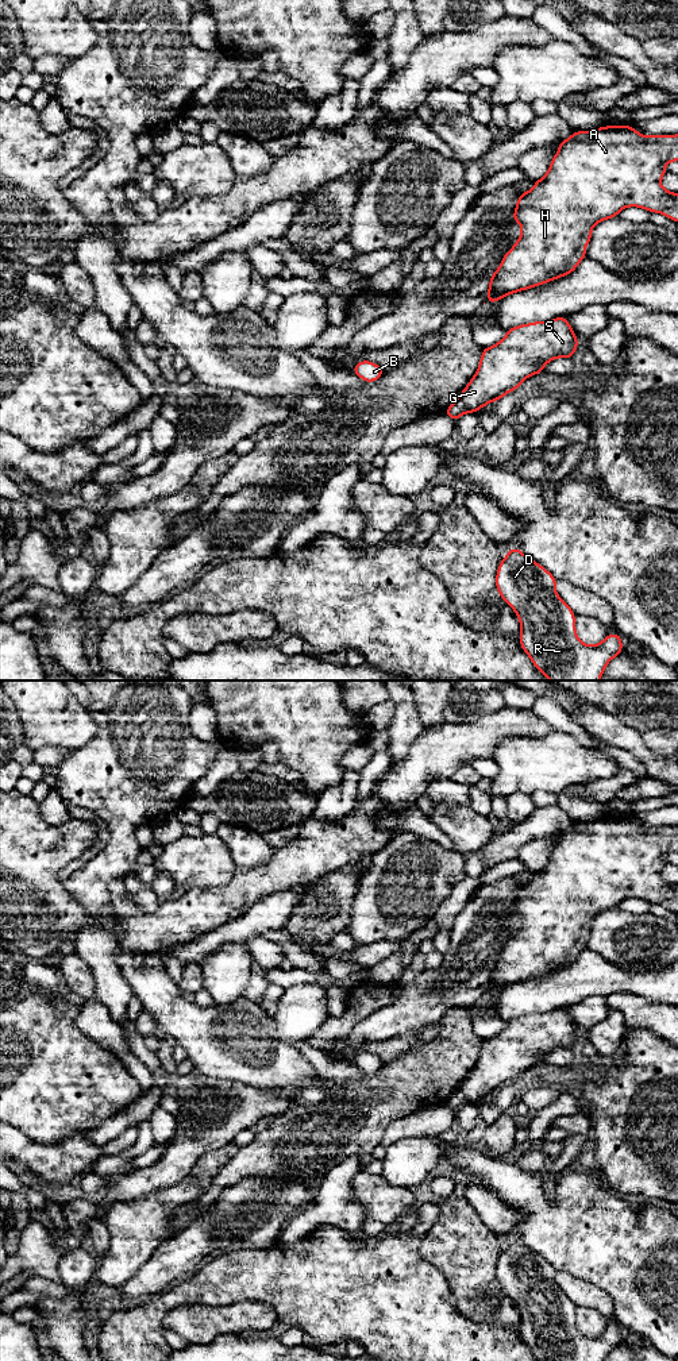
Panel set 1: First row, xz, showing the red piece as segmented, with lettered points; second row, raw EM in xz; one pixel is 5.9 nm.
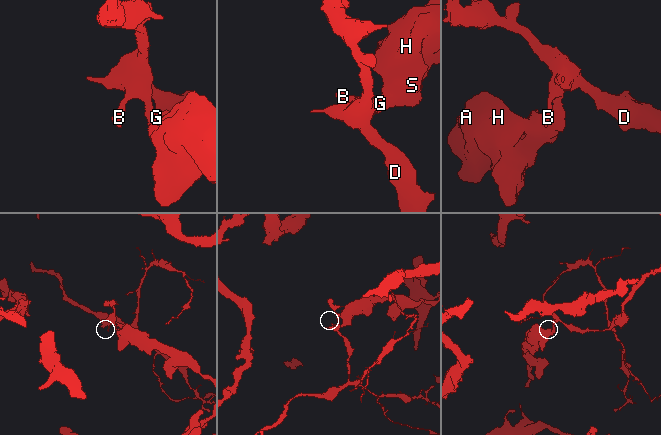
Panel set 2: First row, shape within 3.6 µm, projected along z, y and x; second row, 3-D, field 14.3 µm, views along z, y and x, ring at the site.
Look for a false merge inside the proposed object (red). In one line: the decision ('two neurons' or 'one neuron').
two neurons

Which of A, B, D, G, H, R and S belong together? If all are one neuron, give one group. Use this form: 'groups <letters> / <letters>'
groups A G H S / B D R

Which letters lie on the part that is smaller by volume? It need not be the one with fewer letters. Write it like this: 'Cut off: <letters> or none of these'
Cut off: B, D, R

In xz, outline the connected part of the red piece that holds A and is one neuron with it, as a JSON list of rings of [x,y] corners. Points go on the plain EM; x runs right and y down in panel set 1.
[[[608,817],[575,822],[558,837],[546,867],[517,890],[511,910],[521,917],[521,928],[490,967],[485,994],[573,964],[586,949],[592,919],[627,898],[662,905],[678,914],[678,886],[660,878],[667,864],[664,856],[678,852],[678,826],[646,828],[631,817]]]

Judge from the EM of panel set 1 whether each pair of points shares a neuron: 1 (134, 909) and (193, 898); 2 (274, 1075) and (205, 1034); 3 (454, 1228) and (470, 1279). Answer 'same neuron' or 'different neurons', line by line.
1: same neuron
2: same neuron
3: same neuron

